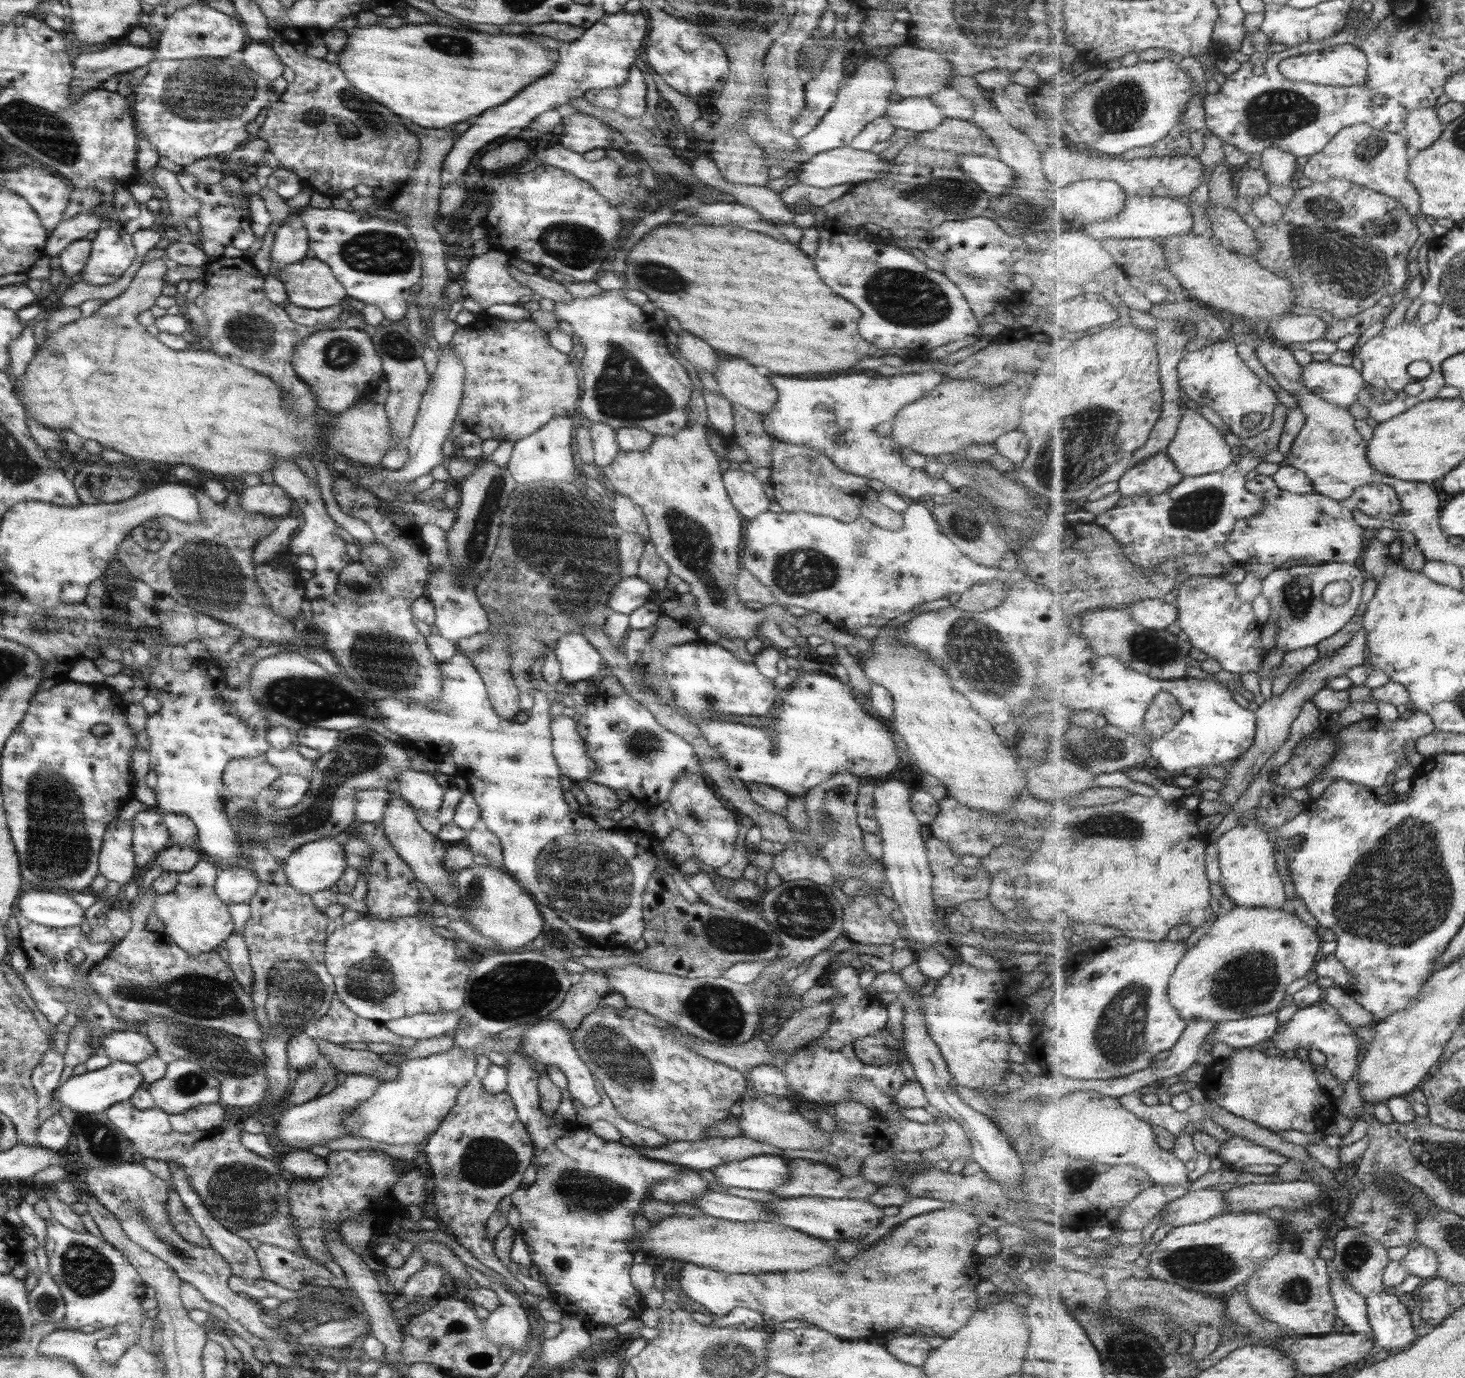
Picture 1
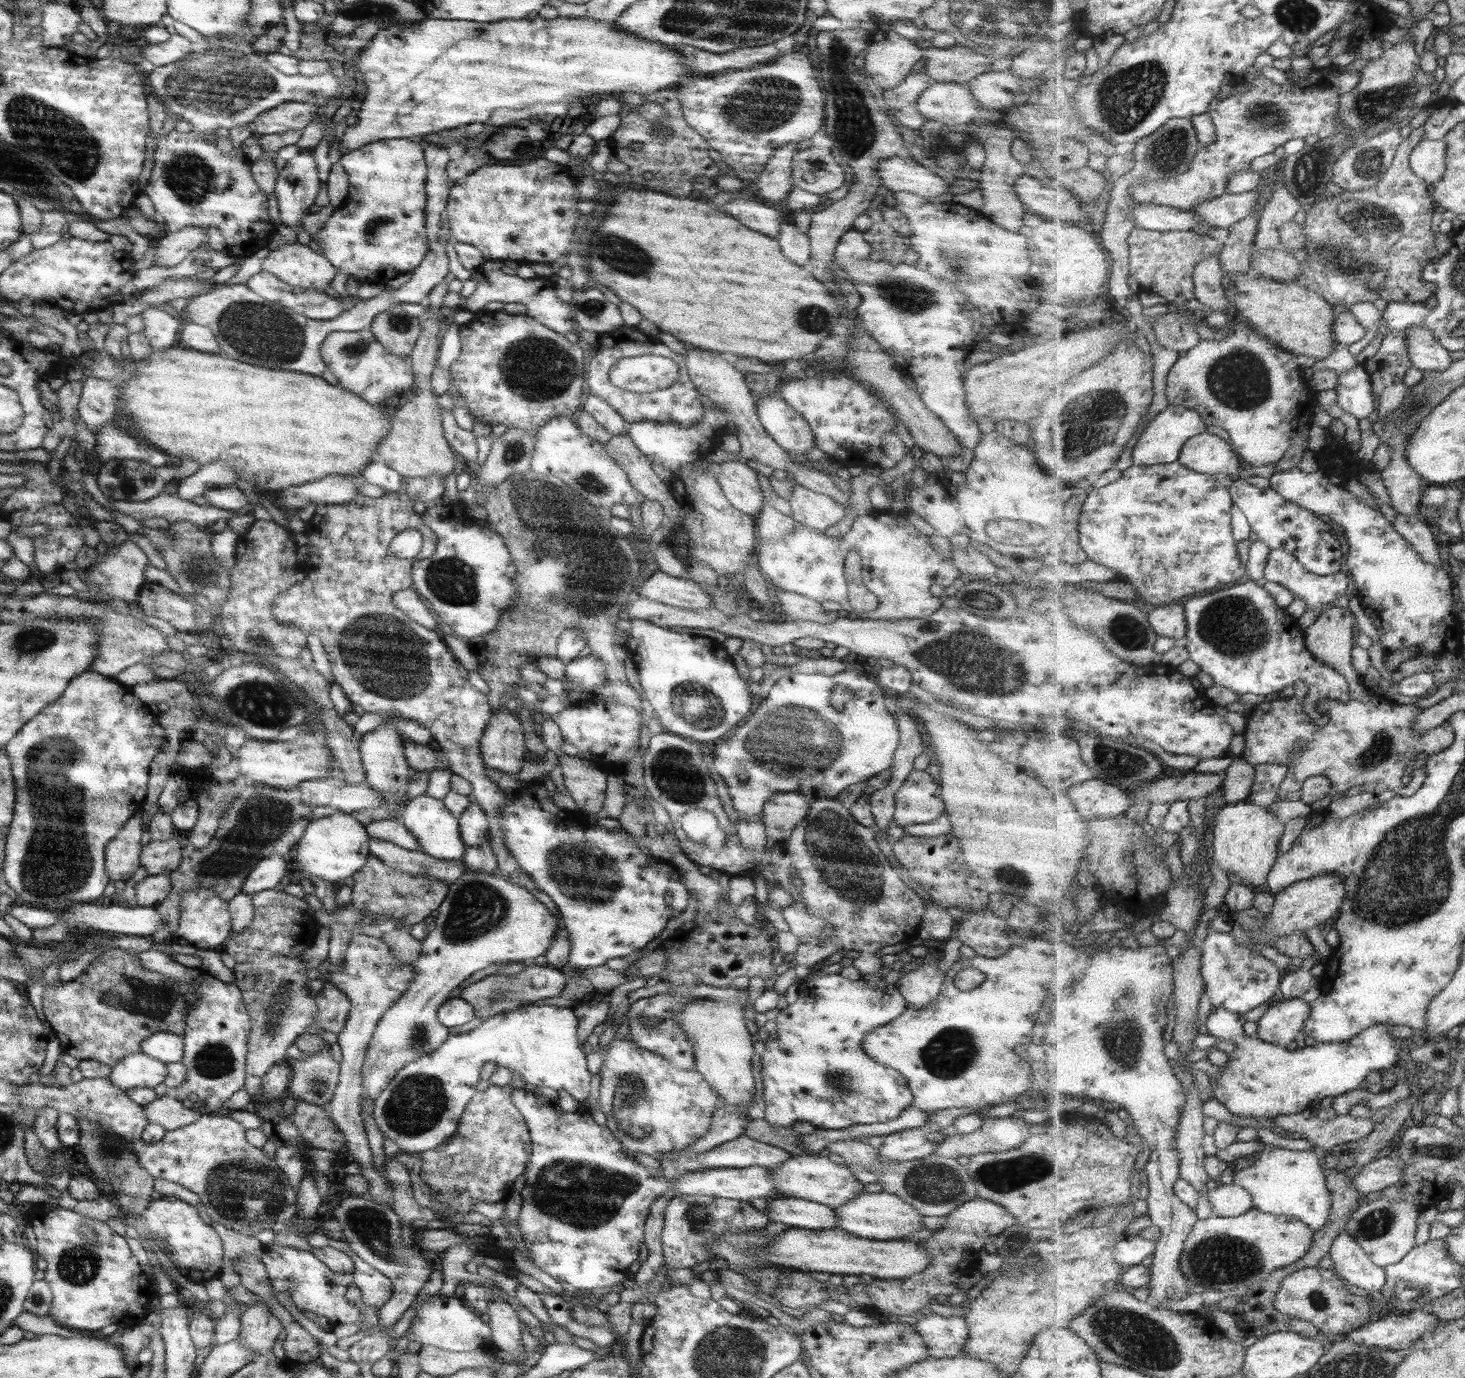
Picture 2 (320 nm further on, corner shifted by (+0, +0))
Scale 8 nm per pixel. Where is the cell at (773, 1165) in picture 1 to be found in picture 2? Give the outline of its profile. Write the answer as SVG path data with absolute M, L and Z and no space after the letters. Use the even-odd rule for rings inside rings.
M807 1154L793 1155L779 1166L769 1167L768 1171L767 1176L776 1193L816 1202L828 1208L839 1207L848 1200L853 1200L853 1197L864 1193L864 1184L853 1178L853 1174L847 1170L847 1166L833 1164L827 1157Z

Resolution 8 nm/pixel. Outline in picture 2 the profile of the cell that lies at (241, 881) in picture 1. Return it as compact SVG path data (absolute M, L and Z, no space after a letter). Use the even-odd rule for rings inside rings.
M270 854L262 857L248 871L240 892L252 895L257 891L275 888L279 885L281 877L287 873L285 863L285 859L280 854Z

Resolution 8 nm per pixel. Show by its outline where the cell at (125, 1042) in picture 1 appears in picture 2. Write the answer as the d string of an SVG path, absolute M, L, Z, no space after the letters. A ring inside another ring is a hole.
M171 1033L150 1034L141 1042L140 1052L166 1064L179 1062L182 1057L182 1037Z

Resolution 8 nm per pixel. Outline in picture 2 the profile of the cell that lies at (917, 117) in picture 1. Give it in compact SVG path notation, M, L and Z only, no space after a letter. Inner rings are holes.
M956 82L931 83L918 94L914 106L927 121L949 128L970 124L981 107L965 84Z

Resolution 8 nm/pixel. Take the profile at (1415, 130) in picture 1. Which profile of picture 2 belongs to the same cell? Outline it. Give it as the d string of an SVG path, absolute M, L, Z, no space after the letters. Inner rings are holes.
M1424 138L1410 156L1413 172L1429 185L1435 186L1447 172L1447 143L1444 139Z

